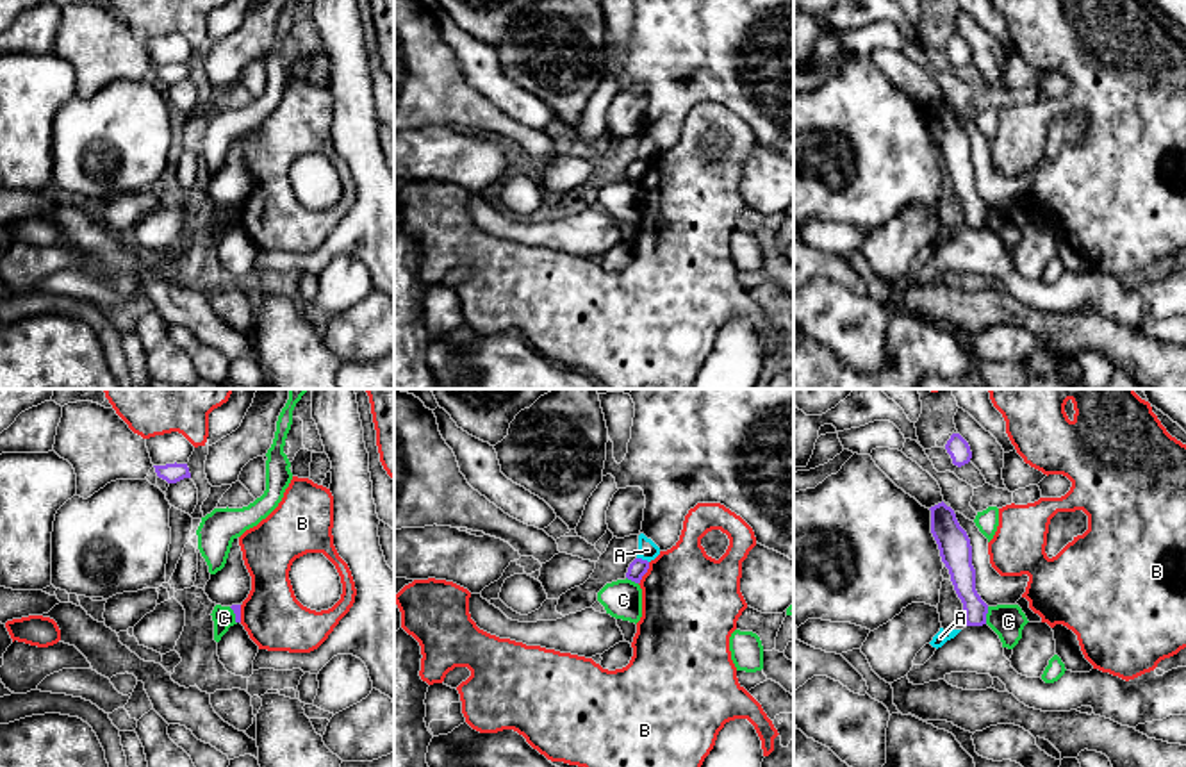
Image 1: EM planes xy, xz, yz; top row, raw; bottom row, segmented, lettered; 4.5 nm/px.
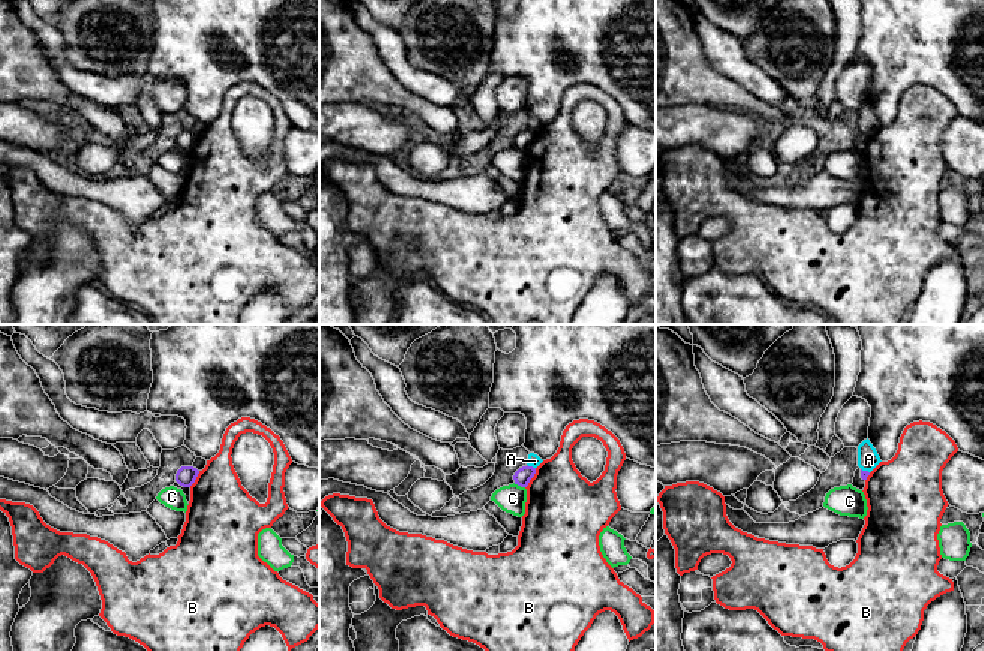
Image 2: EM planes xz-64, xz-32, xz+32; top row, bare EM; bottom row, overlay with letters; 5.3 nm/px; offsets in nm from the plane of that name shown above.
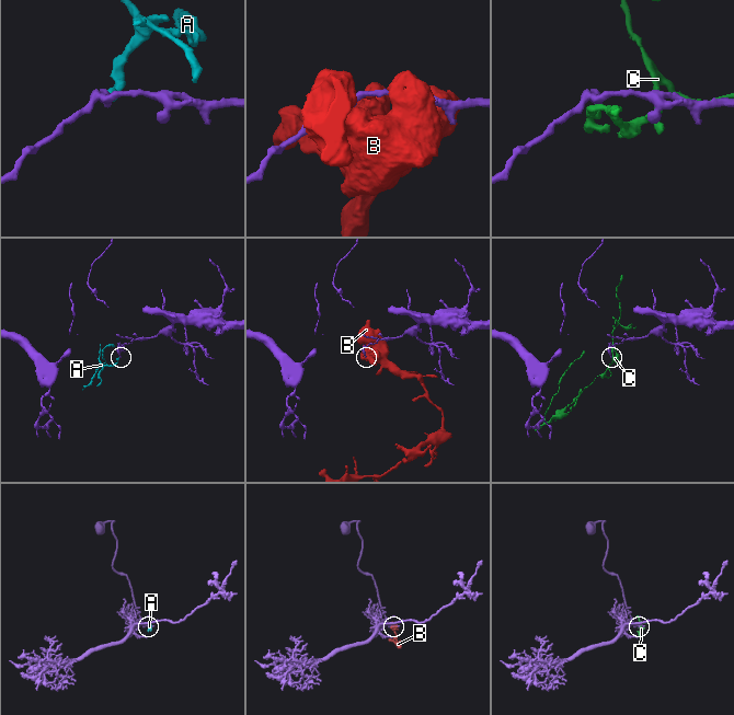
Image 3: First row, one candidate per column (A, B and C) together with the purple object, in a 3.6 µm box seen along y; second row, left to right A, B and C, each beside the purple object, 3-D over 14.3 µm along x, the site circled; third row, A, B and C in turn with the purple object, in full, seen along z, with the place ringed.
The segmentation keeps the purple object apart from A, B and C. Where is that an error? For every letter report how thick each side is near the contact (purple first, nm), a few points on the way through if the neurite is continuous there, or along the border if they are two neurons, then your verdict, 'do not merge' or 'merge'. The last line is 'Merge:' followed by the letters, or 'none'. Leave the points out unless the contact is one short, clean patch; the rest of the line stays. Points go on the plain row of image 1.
A: calibres 80 and 90 nm; border xz (637, 157), (648, 163); do not merge
B: calibres 80 and 440 nm; do not merge
C: calibres 120 and 150 nm; border yz (988, 207), (985, 223); do not merge
Merge: none

